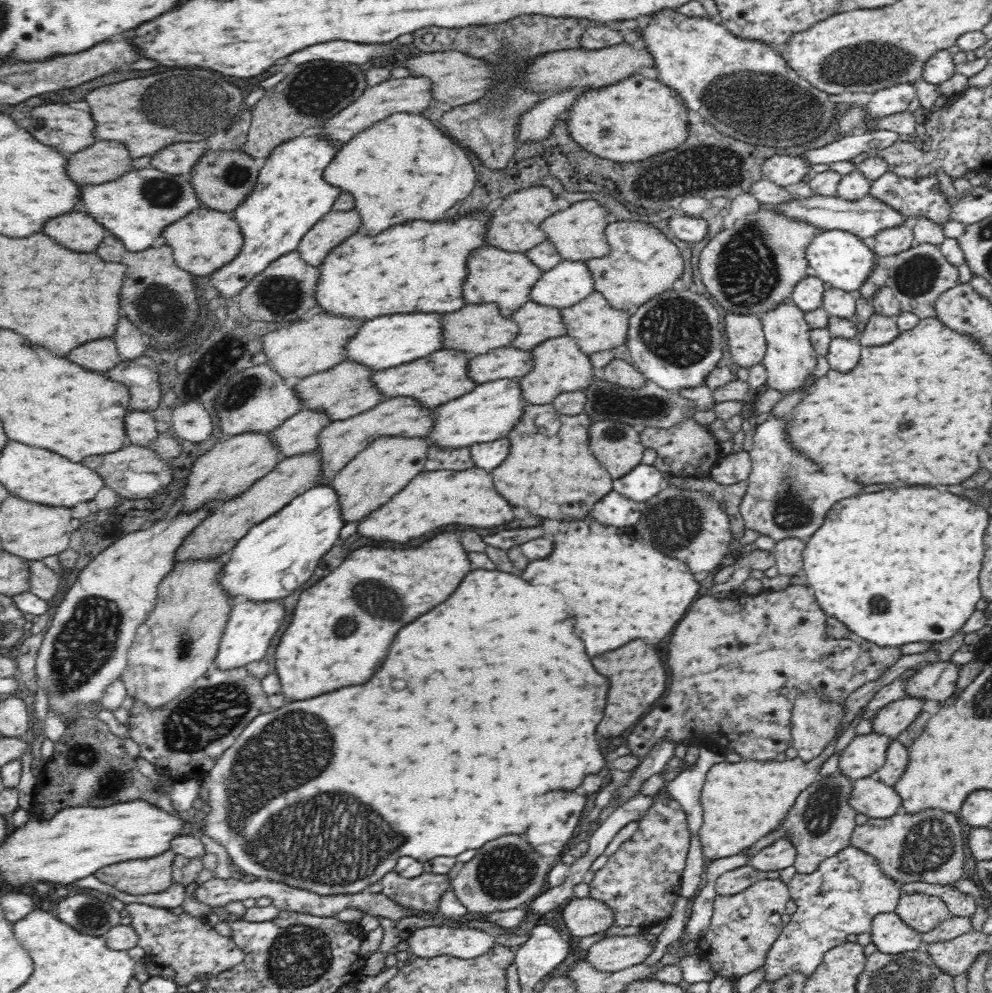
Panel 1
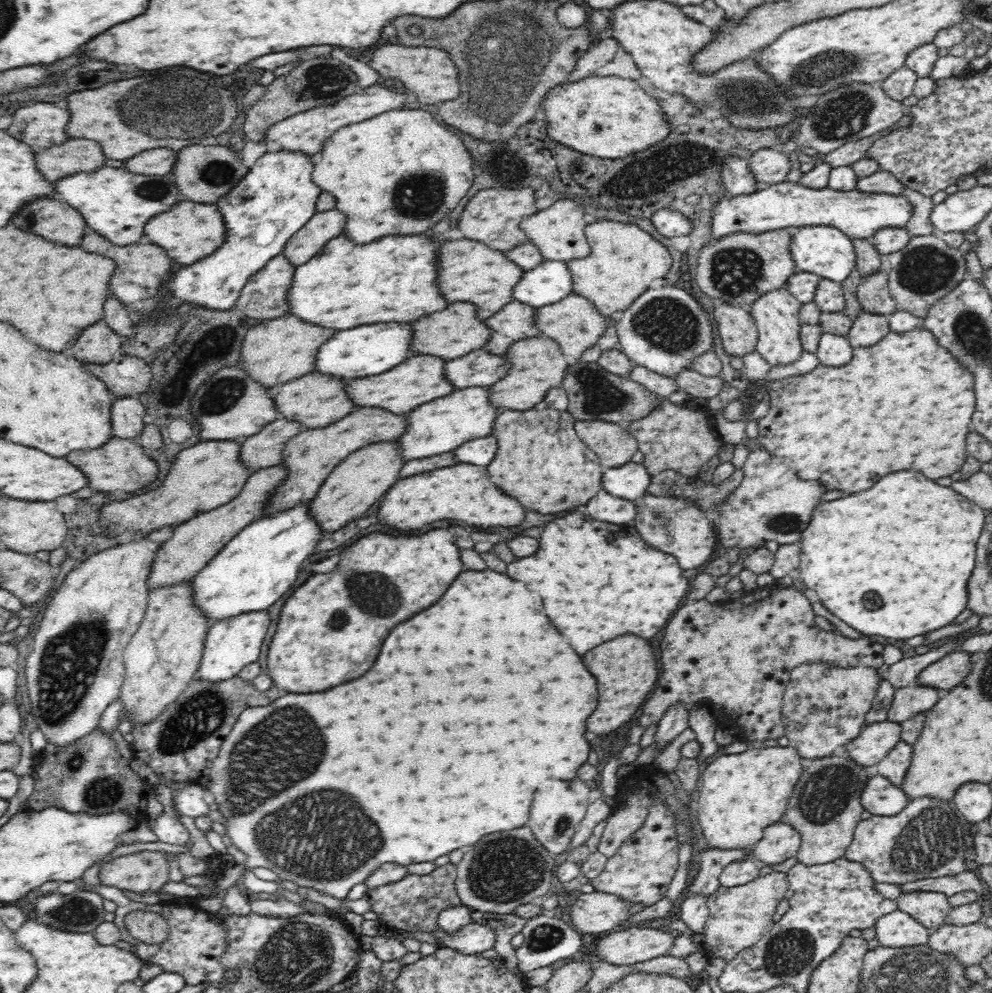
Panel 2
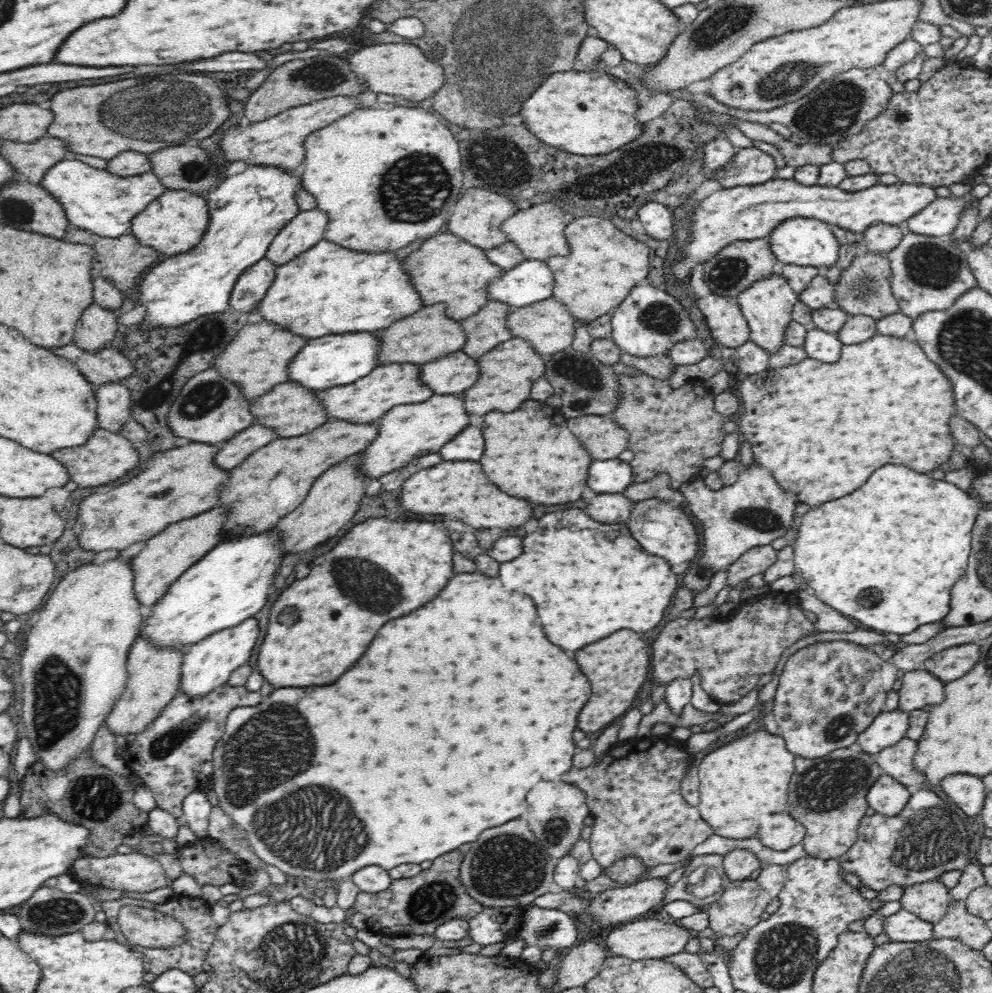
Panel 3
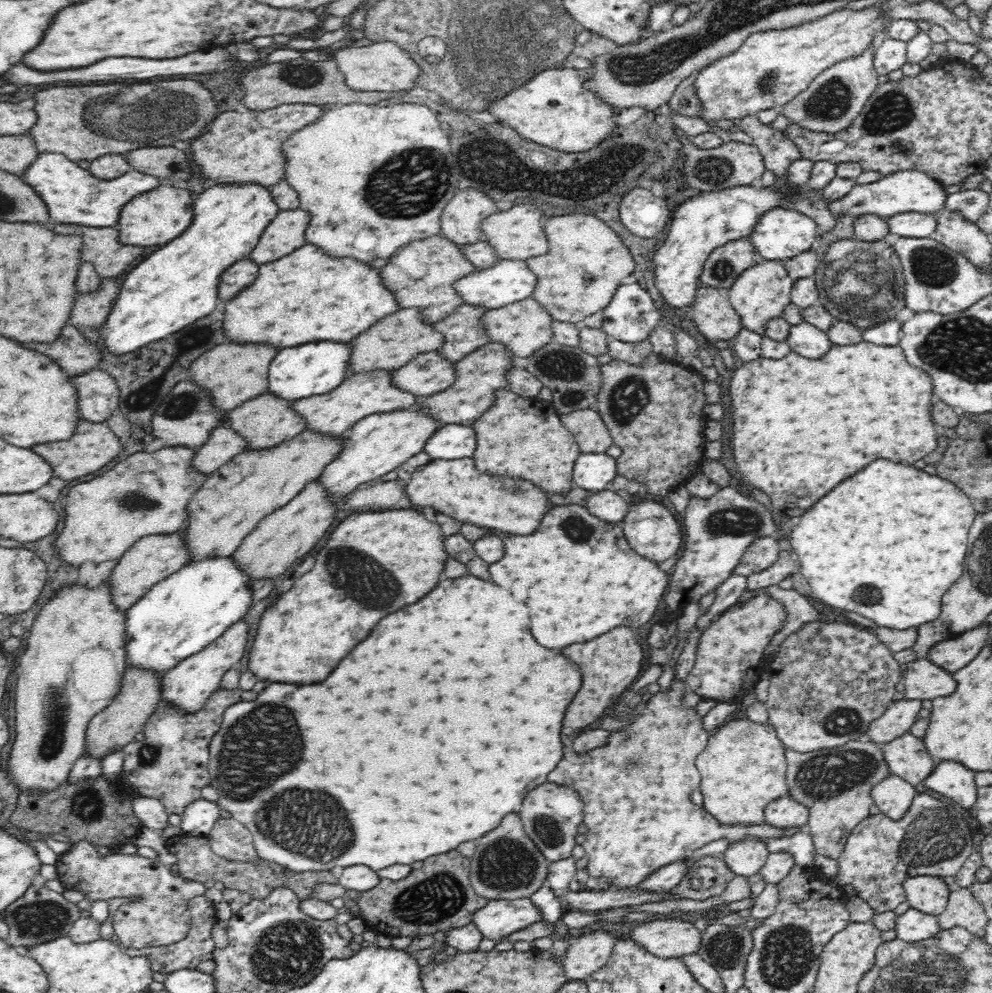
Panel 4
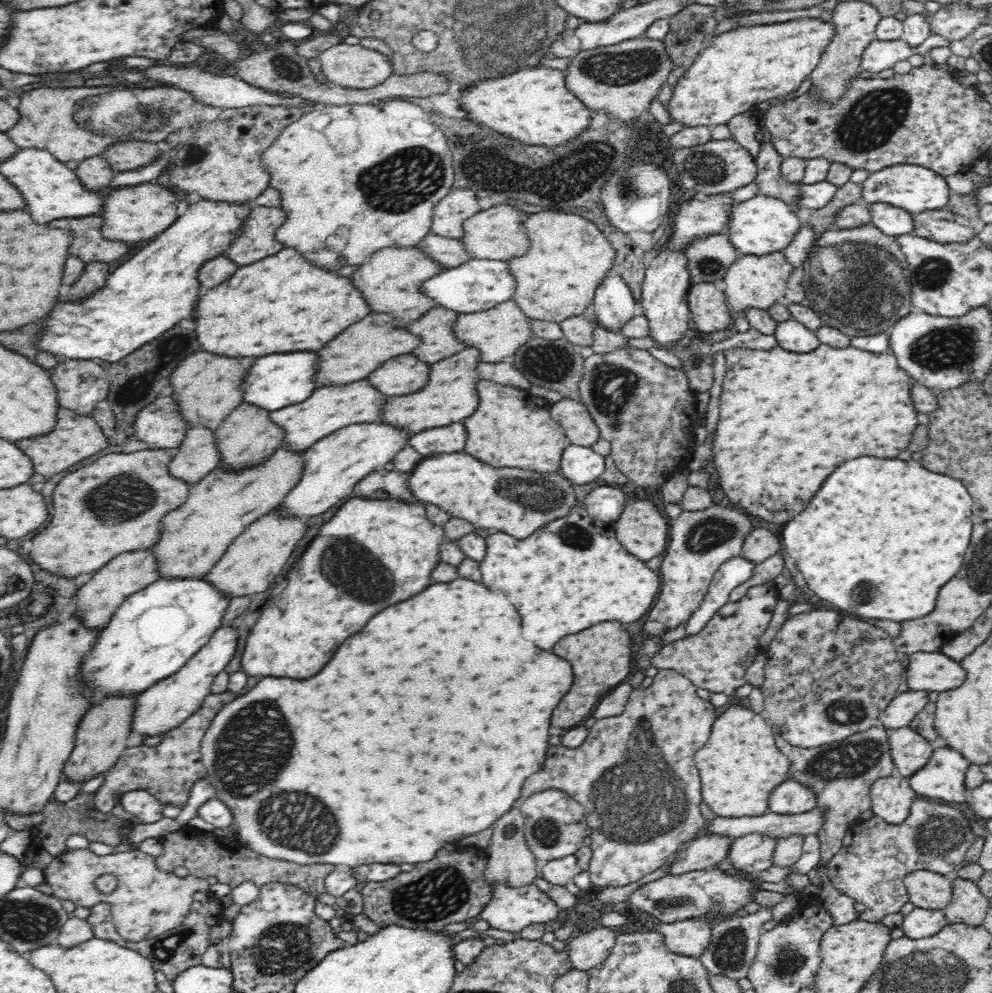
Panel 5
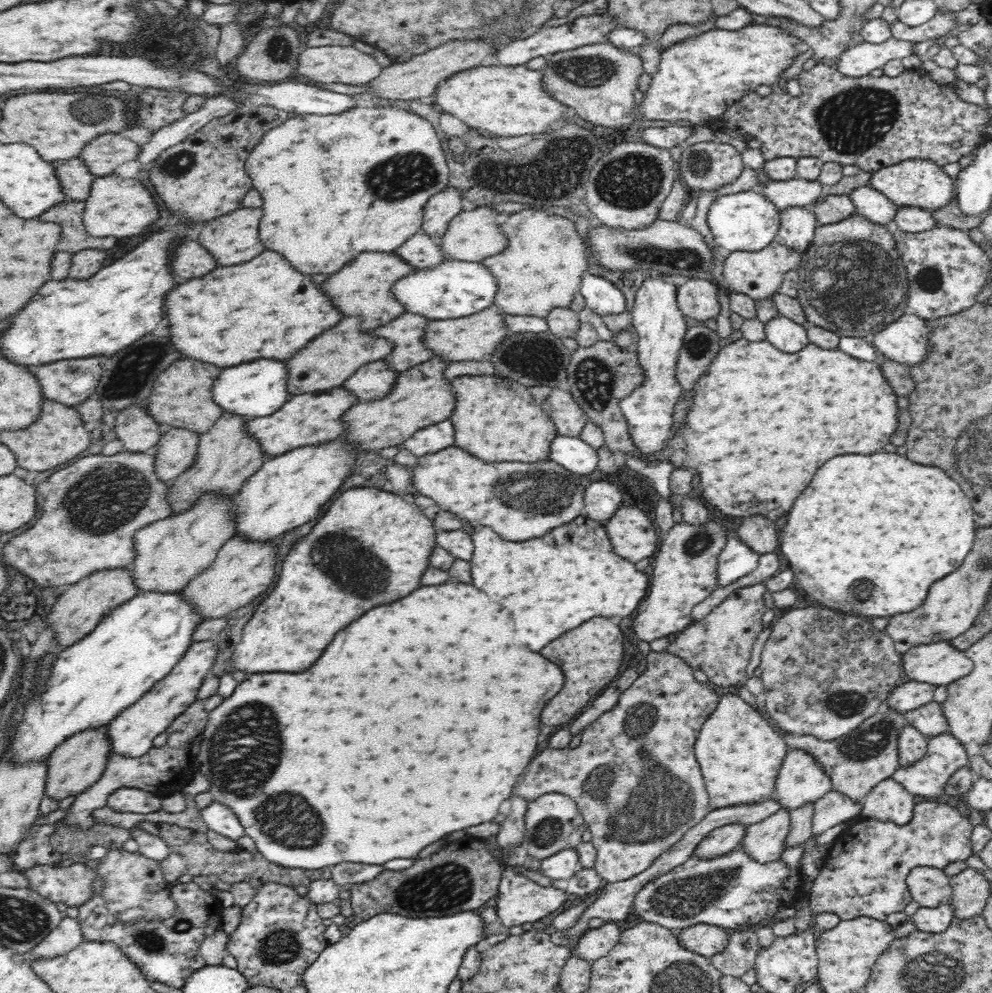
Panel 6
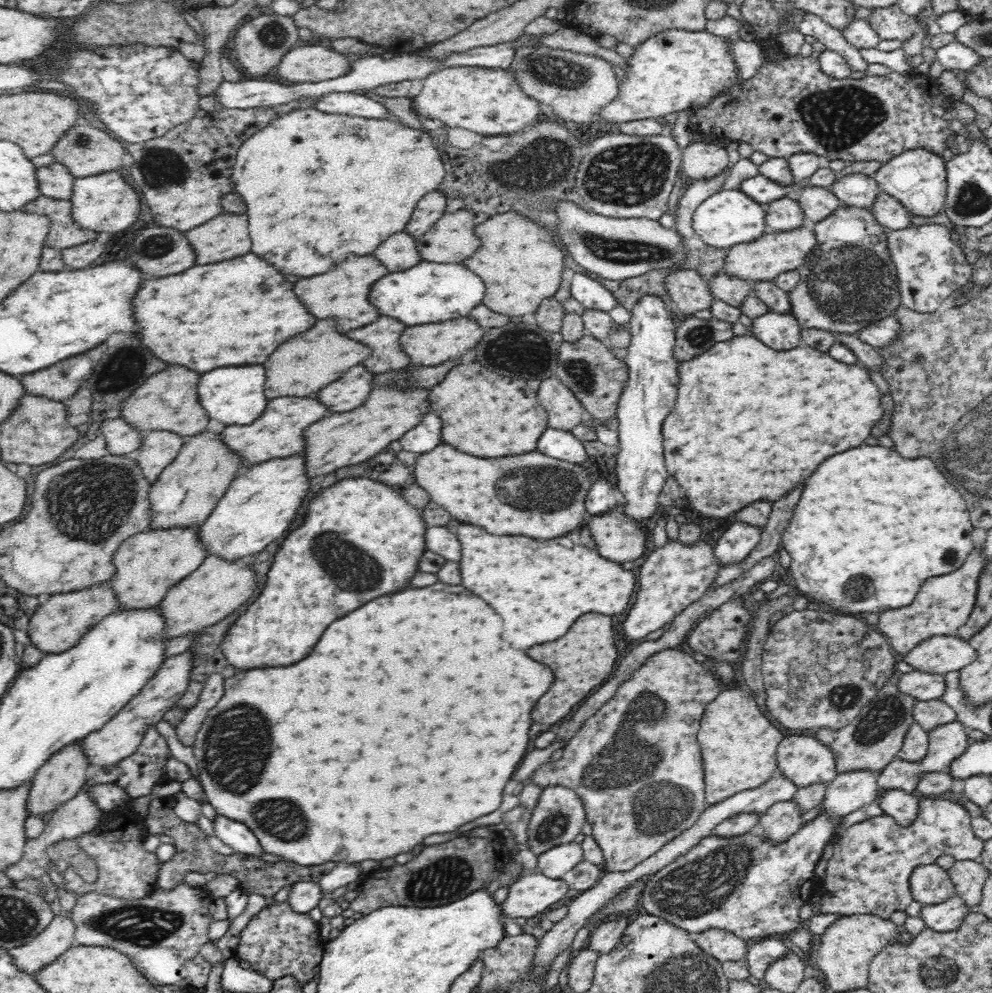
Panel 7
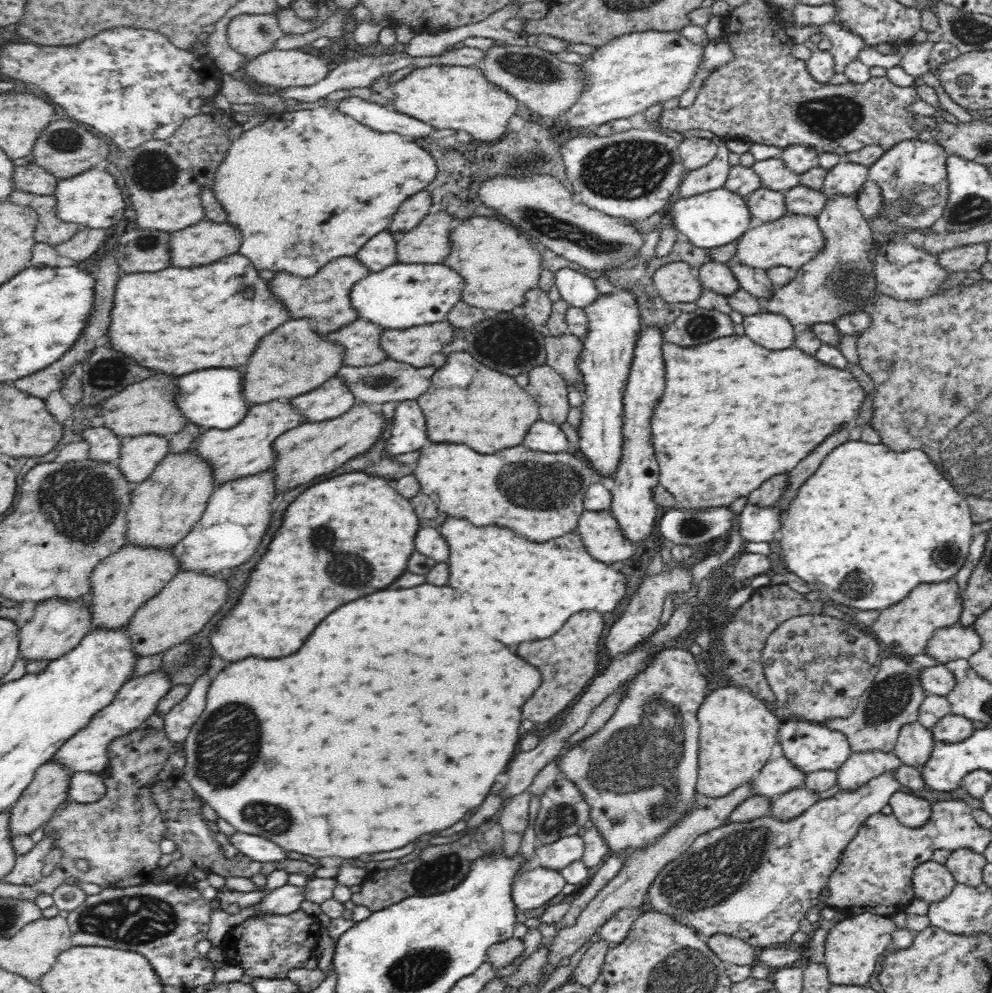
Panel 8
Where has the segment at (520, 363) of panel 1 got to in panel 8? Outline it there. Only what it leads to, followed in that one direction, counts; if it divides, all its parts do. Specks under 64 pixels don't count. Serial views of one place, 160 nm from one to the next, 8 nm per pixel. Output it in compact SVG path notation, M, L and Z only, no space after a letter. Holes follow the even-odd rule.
M334 376L329 378L324 384L321 384L318 388L301 394L300 396L295 396L294 400L290 401L292 406L294 406L296 410L299 410L300 414L305 416L307 422L322 422L322 420L338 418L345 412L348 412L350 407L355 404L355 399L350 387L345 383L345 378Z

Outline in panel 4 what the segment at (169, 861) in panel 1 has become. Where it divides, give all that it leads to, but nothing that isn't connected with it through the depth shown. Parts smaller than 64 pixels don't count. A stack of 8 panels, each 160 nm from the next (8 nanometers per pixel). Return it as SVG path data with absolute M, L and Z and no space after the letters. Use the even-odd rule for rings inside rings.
M81 842L60 856L56 862L59 880L69 890L83 890L89 900L127 899L126 904L112 913L113 929L123 947L145 949L168 946L186 938L191 927L191 915L186 900L203 895L203 884L183 879L164 863L142 855L113 853L102 856L95 845Z

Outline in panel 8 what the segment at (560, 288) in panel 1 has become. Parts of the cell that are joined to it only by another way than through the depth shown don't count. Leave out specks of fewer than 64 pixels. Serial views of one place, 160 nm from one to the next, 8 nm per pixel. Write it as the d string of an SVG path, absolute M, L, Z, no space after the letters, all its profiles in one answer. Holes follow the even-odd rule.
M398 263L359 280L350 292L350 300L360 319L386 329L404 330L444 320L454 306L462 302L464 287L462 276L444 263Z

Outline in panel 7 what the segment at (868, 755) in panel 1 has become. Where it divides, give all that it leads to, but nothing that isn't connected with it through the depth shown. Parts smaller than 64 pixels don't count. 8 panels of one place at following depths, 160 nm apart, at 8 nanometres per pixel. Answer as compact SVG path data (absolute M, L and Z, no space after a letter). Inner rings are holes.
M908 672L897 683L900 693L913 696L917 702L941 699L946 691L945 676L925 674L924 672Z

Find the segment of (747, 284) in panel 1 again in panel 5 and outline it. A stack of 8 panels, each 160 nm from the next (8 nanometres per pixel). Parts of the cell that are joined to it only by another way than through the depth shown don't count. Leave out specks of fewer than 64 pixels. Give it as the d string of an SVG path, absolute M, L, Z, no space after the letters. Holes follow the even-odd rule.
M727 234L710 236L687 248L688 270L692 284L722 280L740 254Z

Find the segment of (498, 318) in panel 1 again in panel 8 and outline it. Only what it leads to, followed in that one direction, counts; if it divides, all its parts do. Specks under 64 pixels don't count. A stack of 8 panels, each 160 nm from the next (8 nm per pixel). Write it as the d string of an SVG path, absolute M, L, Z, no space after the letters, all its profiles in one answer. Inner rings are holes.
M311 319L290 320L290 322L282 324L282 328L276 328L270 336L266 335L262 338L254 356L250 358L250 362L242 368L246 378L243 394L252 405L264 404L272 400L284 400L284 398L288 401L290 398L318 388L329 378L334 377L344 366L344 359L345 348L341 344L323 338L323 335L313 327Z

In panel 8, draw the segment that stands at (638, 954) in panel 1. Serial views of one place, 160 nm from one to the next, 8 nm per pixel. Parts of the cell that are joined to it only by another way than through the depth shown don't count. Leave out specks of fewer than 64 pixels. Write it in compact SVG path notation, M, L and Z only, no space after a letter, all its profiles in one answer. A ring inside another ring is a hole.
M722 933L712 934L712 936L708 936L706 944L725 964L754 965L757 958L752 946L734 936Z

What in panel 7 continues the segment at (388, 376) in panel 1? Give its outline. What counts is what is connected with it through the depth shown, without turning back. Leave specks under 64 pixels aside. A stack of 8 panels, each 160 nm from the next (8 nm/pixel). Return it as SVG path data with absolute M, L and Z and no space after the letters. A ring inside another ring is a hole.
M317 397L273 398L266 405L262 416L252 424L228 425L222 432L223 441L237 452L248 466L266 462L274 458L286 458L297 453L304 453L306 430L311 424L330 414L329 408Z

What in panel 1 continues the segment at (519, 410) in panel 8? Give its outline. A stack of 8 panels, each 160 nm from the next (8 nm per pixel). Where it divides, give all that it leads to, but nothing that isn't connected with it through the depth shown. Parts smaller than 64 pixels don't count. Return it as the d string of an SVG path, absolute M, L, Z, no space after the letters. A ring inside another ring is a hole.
M529 404L523 408L523 417L510 431L507 438L512 444L510 456L492 470L496 490L512 504L528 508L536 516L562 520L562 518L580 518L584 520L595 504L613 491L613 478L591 451L590 426L596 420L586 413L566 416L556 413L551 406ZM540 412L554 412L554 420L560 420L560 428L554 434L546 434L536 426L536 417Z

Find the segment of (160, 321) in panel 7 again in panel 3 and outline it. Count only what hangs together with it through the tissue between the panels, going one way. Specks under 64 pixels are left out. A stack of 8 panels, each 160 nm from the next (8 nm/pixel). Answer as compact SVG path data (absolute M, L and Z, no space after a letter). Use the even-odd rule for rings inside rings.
M322 239L294 260L277 268L274 282L266 298L260 301L256 312L253 313L253 320L264 318L282 324L290 332L296 332L306 338L320 338L326 334L338 335L343 332L381 331L394 321L412 316L425 307L410 278L402 268L402 260L394 252L358 252L331 240Z

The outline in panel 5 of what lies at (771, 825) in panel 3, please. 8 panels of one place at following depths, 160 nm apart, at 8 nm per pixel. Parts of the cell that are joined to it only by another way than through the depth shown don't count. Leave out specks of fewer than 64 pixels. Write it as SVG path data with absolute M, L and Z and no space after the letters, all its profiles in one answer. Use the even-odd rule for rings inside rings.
M788 779L770 795L769 812L779 815L802 814L816 808L816 795L806 785Z

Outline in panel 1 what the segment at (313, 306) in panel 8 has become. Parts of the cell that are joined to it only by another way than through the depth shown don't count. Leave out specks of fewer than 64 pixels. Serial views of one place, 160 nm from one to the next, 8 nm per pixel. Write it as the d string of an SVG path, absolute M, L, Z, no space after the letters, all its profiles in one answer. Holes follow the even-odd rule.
M492 245L474 250L468 258L468 278L464 284L464 302L468 304L495 303L502 316L511 317L522 305L532 302L531 288L541 279L543 270L535 266L525 253L508 252Z

